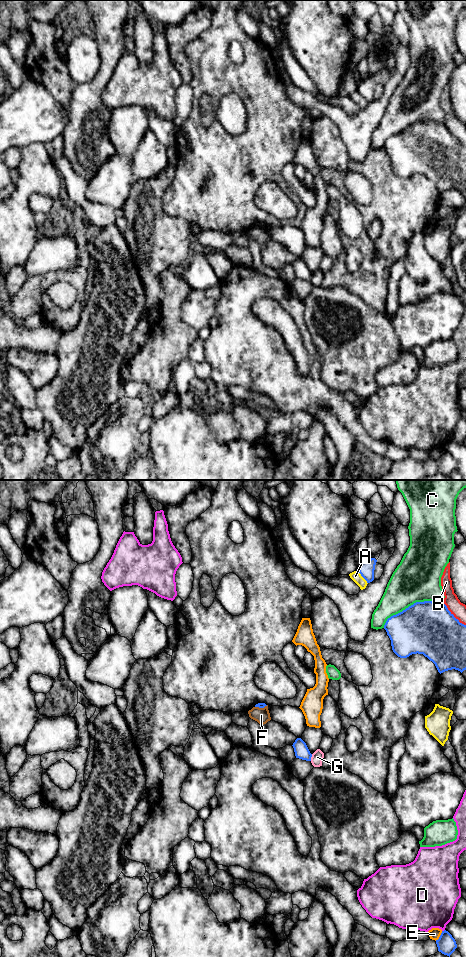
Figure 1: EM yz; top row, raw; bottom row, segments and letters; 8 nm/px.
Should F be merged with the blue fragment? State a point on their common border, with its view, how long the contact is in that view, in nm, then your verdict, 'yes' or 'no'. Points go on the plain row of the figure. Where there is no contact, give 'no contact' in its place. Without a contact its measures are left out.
yz (261, 227) | 110 nm | no

